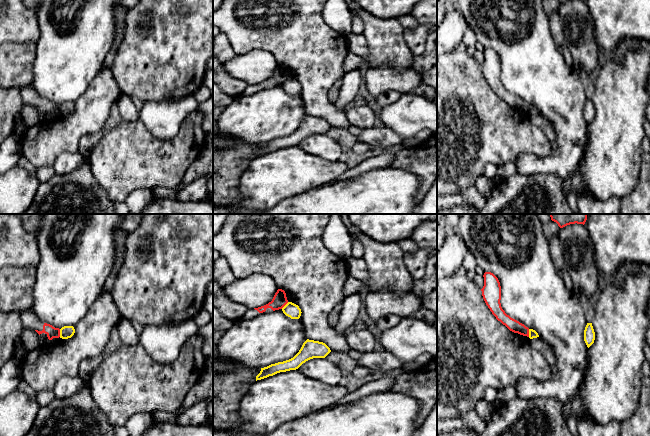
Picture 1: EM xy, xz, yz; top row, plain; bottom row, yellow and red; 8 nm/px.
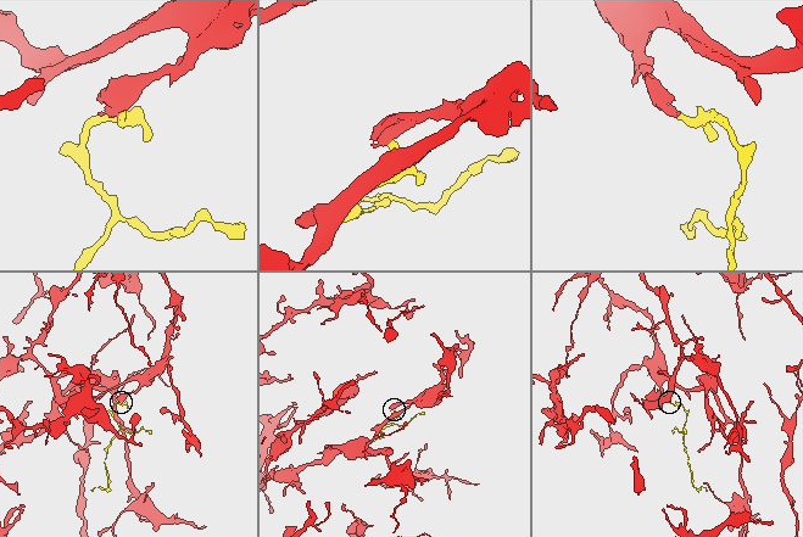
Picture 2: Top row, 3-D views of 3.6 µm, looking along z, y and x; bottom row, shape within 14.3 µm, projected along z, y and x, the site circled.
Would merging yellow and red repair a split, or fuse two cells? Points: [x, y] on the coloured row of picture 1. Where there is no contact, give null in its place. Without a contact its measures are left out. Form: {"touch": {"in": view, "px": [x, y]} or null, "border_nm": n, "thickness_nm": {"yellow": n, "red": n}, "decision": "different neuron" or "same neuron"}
{"touch": {"in": "xy", "px": [60, 333]}, "border_nm": 60, "thickness_nm": {"yellow": 100, "red": 90}, "decision": "different neuron"}

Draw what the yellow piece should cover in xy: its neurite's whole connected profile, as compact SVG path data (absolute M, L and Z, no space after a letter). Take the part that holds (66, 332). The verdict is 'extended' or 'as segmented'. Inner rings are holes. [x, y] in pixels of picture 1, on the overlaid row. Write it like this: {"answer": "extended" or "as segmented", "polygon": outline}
{"answer": "as segmented", "polygon": "M64 326L60 329L60 338L68 339L71 338L75 333L73 326Z"}

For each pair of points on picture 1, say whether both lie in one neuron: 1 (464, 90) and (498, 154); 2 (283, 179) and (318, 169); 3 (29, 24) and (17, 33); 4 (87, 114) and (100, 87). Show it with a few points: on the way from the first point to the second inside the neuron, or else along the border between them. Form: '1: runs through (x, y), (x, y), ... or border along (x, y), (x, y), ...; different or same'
1: runs through (468, 106), (468, 117), (489, 138); same
2: runs through (292, 171), (309, 171); same
3: runs through (26, 24), (20, 30); same
4: runs through (93, 107), (100, 94); same

